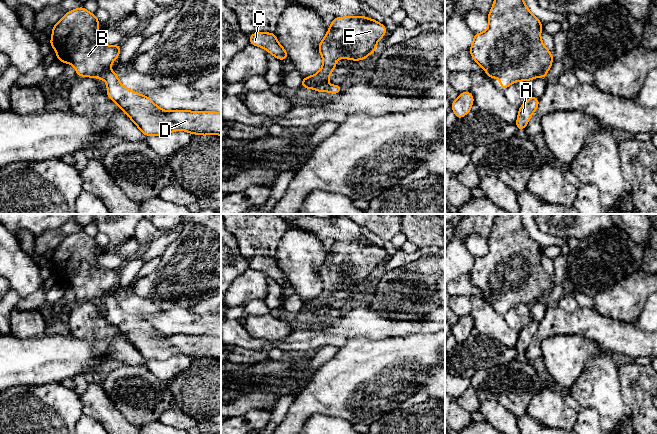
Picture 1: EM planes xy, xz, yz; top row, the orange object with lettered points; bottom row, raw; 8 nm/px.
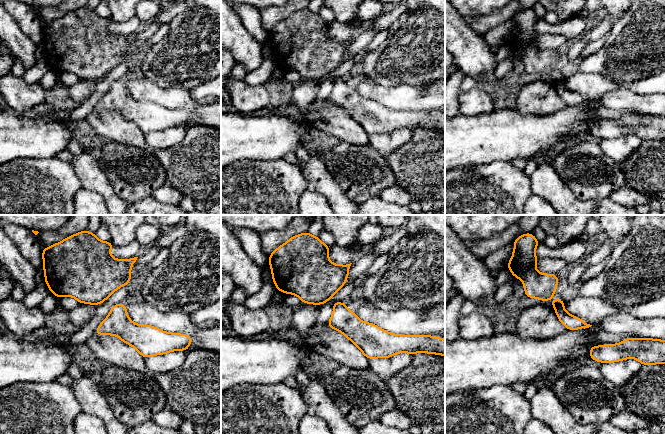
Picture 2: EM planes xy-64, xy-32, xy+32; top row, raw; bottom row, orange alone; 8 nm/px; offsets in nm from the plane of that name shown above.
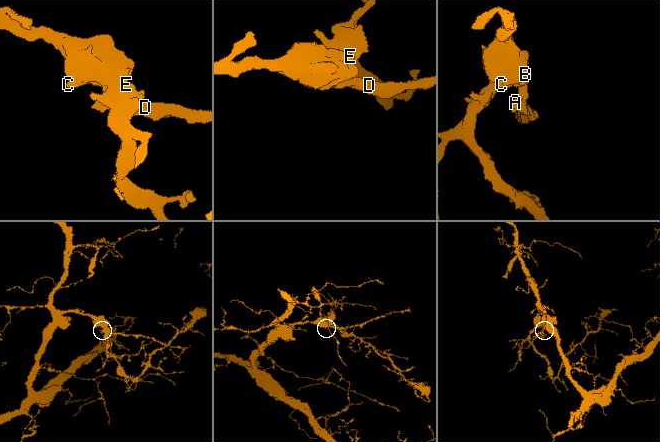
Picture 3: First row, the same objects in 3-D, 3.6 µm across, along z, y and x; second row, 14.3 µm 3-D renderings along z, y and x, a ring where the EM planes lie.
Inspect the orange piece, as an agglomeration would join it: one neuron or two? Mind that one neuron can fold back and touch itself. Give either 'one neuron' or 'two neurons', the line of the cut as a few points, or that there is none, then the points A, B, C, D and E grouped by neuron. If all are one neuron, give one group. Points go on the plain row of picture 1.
two neurons; cut xy (109, 293), (101, 301); groups A D / B C E

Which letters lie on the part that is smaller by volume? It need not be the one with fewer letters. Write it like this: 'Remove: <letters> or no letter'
Remove: A, D

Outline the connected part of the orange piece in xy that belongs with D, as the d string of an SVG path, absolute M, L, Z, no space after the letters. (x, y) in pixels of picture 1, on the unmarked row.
M112 294L102 303L107 307L106 319L137 349L147 360L166 360L173 355L183 354L191 359L221 360L221 337L210 335L165 335L145 319L124 311Z

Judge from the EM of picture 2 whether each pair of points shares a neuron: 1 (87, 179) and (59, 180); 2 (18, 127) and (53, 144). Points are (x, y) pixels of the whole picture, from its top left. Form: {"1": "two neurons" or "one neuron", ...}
{"1": "two neurons", "2": "one neuron"}

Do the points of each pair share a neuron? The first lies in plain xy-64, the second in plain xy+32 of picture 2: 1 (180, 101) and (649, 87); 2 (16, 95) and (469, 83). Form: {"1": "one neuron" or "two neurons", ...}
{"1": "two neurons", "2": "two neurons"}

